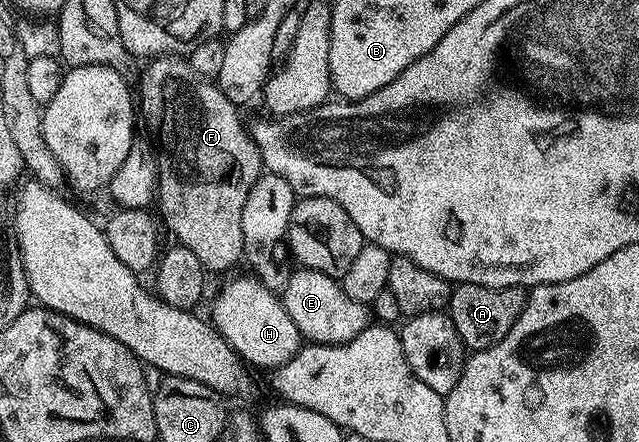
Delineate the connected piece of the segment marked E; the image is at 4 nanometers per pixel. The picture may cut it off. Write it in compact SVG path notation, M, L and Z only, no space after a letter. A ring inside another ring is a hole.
M296 268L296 273L286 278L281 290L281 300L289 319L299 328L308 342L317 345L344 345L372 324L373 313L368 306L345 295L342 284L336 278L316 269Z

